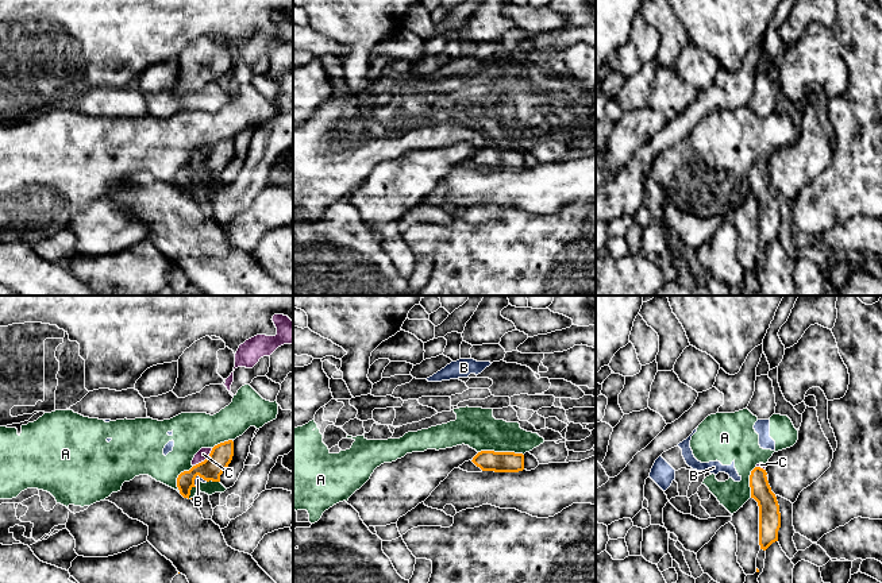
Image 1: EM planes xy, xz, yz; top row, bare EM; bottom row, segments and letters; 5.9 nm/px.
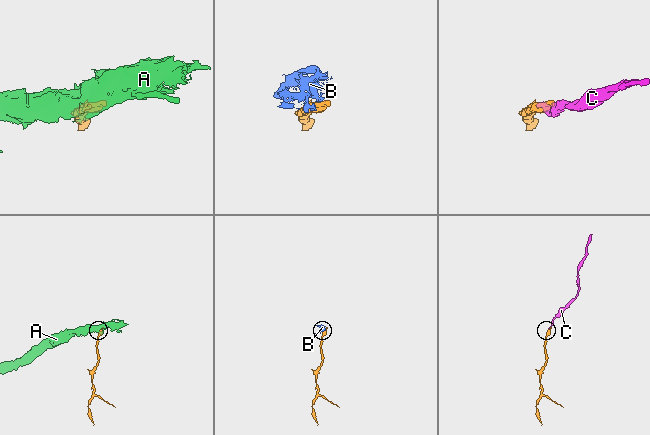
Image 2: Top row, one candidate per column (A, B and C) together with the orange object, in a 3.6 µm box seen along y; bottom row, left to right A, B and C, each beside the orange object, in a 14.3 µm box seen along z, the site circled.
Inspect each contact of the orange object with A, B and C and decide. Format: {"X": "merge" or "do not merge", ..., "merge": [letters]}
{"A": "do not merge", "B": "do not merge", "C": "merge", "merge": ["C"]}

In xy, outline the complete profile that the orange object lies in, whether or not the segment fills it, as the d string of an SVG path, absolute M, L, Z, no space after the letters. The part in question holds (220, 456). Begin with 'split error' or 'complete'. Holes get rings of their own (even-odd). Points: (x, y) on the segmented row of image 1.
split error; M228 440L213 448L201 448L192 460L192 468L177 478L177 487L184 498L189 499L194 479L199 475L204 480L220 482L220 475L228 467L234 456L234 441Z

